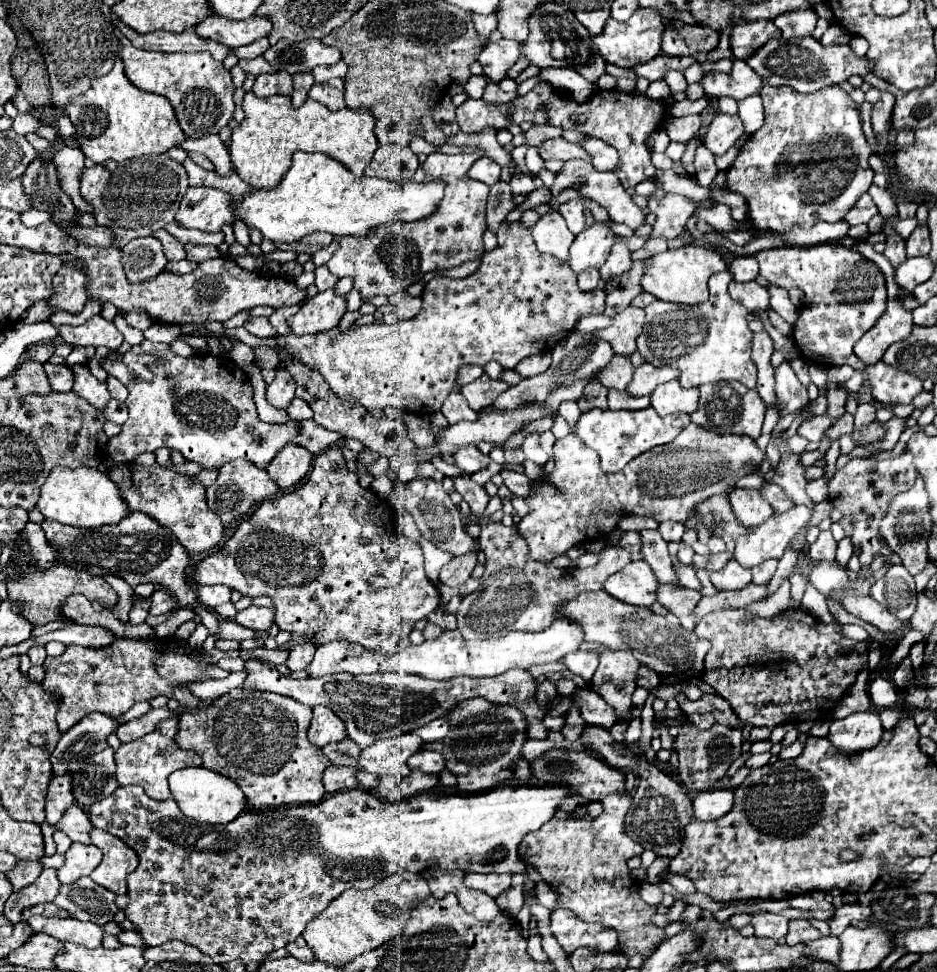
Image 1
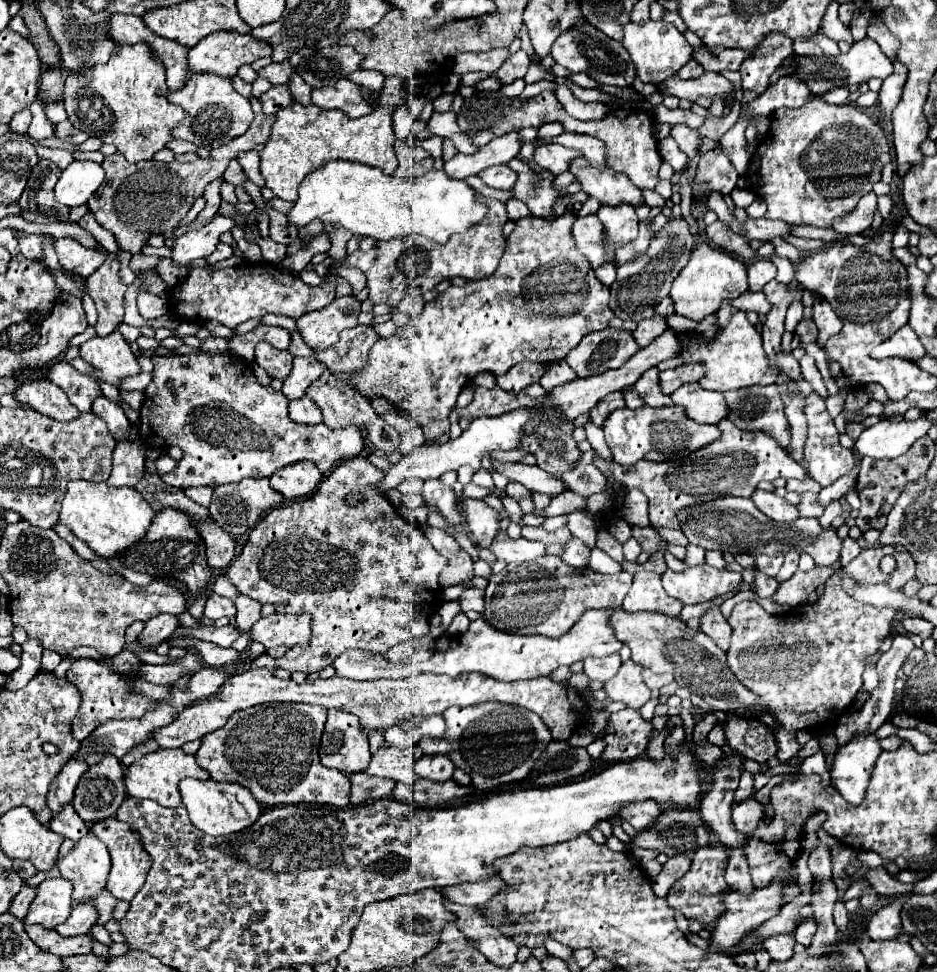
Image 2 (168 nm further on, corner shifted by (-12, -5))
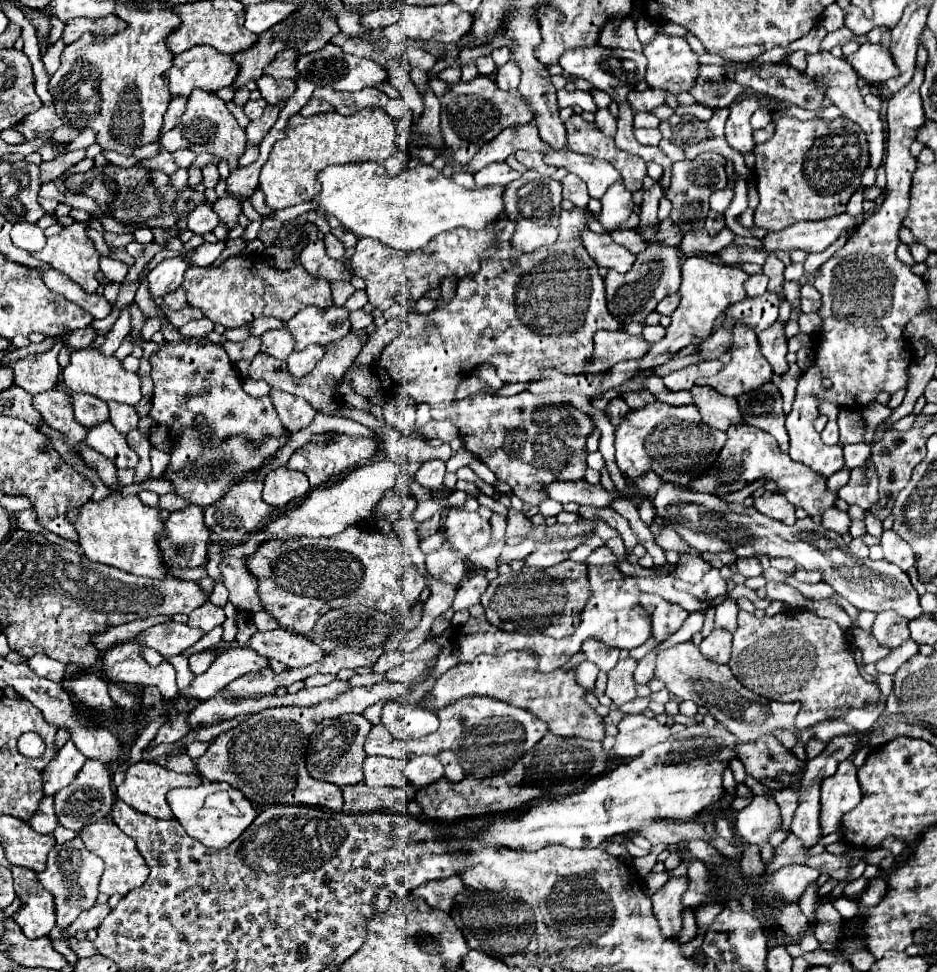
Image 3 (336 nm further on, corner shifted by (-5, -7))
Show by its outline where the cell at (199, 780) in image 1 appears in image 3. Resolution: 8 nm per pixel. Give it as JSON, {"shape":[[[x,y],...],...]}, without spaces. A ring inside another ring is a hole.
{"shape":[[[203,780],[203,784],[197,788],[173,788],[167,794],[167,804],[179,824],[183,824],[185,832],[209,848],[227,848],[257,816],[251,802],[239,790],[231,788],[229,784],[213,784],[209,780]]]}

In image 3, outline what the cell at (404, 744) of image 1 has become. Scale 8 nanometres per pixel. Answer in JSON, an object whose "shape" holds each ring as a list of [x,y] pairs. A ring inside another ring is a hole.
{"shape":[[[367,756],[363,762],[365,784],[367,786],[393,786],[403,788],[408,784],[403,776],[405,766],[403,760],[397,758],[383,758],[383,756]]]}

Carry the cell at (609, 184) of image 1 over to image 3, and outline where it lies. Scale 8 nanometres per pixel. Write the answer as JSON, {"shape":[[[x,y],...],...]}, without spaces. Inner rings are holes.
{"shape":[[[551,150],[545,155],[544,162],[557,168],[564,167],[569,173],[577,174],[587,184],[589,196],[597,200],[601,200],[605,190],[621,178],[621,174],[611,164],[571,150]]]}

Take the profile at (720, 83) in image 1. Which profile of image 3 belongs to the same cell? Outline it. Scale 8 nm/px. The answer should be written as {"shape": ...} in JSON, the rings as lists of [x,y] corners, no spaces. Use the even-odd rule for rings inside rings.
{"shape":[[[649,88],[645,92],[631,90],[631,94],[627,94],[627,102],[631,104],[631,108],[635,112],[641,112],[641,110],[651,112],[653,108],[665,104],[665,94],[667,94],[665,90],[653,90],[653,88]]]}

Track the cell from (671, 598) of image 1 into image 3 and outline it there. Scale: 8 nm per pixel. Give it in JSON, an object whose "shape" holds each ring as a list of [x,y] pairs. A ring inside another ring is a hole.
{"shape":[[[713,630],[711,636],[707,636],[701,646],[699,646],[701,654],[705,658],[711,658],[719,664],[727,664],[731,658],[731,634],[727,630]]]}

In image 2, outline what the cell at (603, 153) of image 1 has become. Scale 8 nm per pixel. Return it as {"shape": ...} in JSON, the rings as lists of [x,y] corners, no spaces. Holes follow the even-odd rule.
{"shape":[[[564,132],[556,138],[548,138],[548,142],[558,142],[562,146],[574,148],[574,150],[582,150],[584,158],[596,166],[596,168],[606,168],[606,146],[602,144],[602,140],[592,138],[592,136],[584,136],[584,134],[570,134]]]}

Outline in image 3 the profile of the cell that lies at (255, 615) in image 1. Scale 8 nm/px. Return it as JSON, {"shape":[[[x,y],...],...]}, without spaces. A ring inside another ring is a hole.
{"shape":[[[283,628],[273,632],[257,632],[249,644],[257,654],[275,658],[289,668],[303,668],[323,658],[323,650],[299,634],[291,634]]]}

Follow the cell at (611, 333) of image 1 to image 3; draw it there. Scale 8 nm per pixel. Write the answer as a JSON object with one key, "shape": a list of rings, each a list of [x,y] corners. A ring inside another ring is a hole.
{"shape":[[[645,326],[645,330],[643,330],[643,338],[649,342],[649,344],[653,344],[653,342],[657,342],[657,340],[661,340],[661,338],[665,338],[665,328],[663,326]]]}

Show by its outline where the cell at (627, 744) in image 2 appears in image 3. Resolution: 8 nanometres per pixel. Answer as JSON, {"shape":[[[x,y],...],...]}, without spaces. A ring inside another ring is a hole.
{"shape":[[[627,714],[617,726],[619,734],[611,752],[619,758],[635,758],[649,746],[665,742],[671,736],[667,724],[659,724],[655,718],[643,714]]]}

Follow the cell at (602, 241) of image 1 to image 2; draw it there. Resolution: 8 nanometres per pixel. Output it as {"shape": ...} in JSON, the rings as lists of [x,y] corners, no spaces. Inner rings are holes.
{"shape":[[[630,204],[602,206],[596,216],[604,226],[604,246],[608,250],[622,248],[638,236],[638,216]]]}

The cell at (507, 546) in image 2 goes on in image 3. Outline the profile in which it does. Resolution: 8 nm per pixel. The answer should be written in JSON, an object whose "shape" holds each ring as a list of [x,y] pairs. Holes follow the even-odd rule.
{"shape":[[[559,540],[559,542],[547,542],[541,544],[537,548],[537,552],[533,552],[531,556],[525,558],[527,566],[535,566],[535,568],[549,568],[555,566],[563,560],[569,558],[569,552],[575,550],[579,546],[577,540]]]}

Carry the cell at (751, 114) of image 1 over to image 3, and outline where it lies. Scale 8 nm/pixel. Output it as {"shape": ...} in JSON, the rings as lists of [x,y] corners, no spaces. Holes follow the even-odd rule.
{"shape":[[[867,42],[853,56],[847,56],[847,60],[853,64],[855,72],[869,84],[887,82],[889,78],[895,78],[895,74],[899,74],[889,48],[885,48],[883,44]]]}

